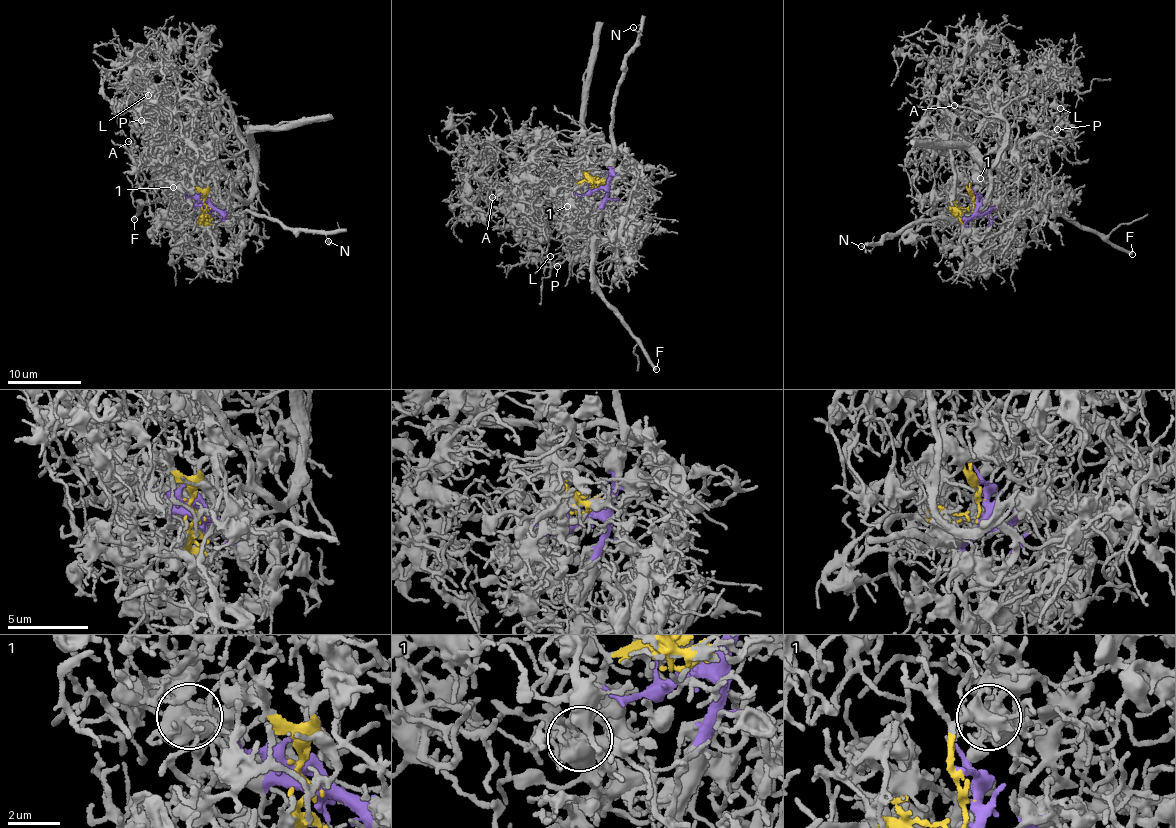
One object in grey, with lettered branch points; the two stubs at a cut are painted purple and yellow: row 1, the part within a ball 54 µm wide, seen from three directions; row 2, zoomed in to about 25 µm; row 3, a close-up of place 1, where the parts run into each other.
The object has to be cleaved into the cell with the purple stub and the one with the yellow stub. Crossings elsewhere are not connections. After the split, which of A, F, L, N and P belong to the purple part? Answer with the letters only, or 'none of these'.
F, N

